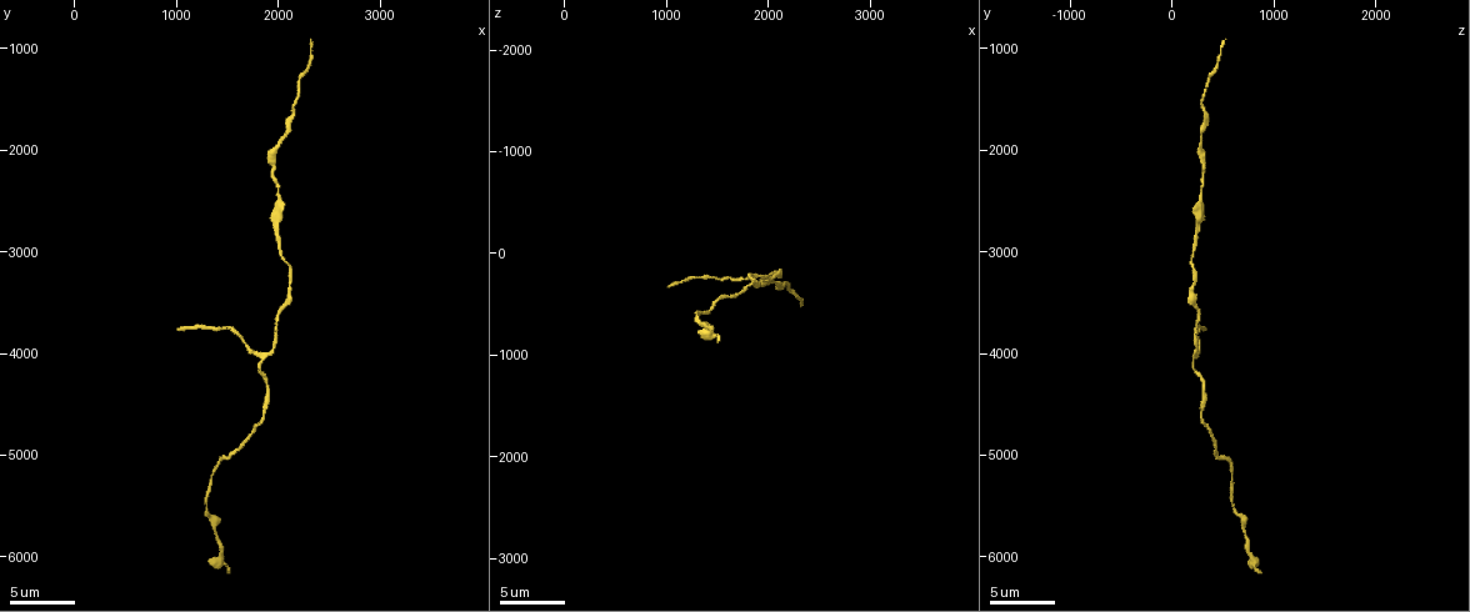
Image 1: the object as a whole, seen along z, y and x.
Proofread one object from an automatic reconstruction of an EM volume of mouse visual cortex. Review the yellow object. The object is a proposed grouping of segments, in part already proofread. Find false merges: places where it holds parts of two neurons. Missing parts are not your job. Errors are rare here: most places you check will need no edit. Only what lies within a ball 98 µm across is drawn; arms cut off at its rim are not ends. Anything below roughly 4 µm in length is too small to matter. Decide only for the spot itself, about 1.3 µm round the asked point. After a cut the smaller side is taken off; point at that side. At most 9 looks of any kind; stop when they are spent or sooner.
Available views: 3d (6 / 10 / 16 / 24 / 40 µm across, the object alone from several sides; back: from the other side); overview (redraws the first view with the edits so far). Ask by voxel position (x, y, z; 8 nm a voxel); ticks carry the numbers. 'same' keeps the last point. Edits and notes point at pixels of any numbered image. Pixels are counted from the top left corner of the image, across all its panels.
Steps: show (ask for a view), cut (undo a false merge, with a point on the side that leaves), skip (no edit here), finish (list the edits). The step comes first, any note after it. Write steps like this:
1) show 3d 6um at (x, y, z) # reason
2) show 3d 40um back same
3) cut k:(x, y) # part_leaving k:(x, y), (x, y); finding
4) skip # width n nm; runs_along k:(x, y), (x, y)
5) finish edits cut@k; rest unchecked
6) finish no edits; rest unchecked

show 3d 10um at (1980, 2780, 240) # calibre changes

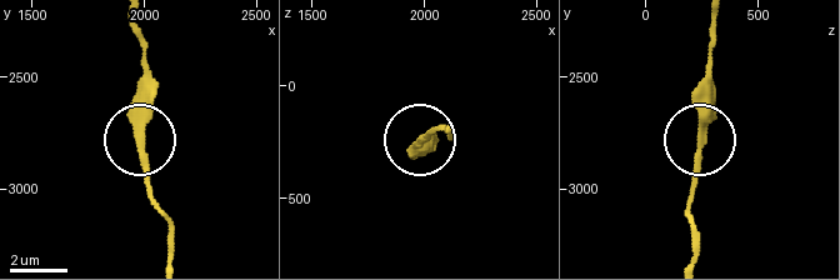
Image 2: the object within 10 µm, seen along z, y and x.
show 3d 10um back at (1990, 2800, 240) # other side

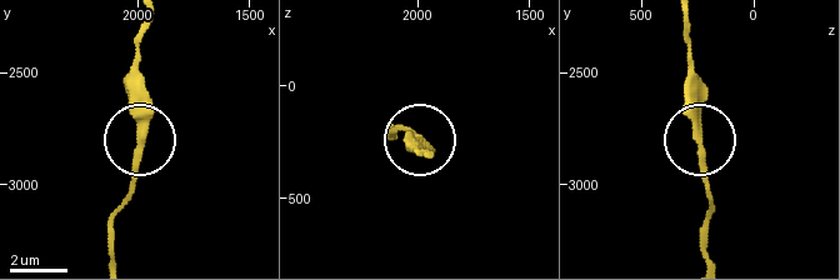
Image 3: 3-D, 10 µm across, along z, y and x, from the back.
skip # runs_along 3:(706, 255), (701, 226), (709, 190), (695, 64); one neuron here

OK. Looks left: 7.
show 3d 6um at (1980, 2240, 320) # sudden change in width

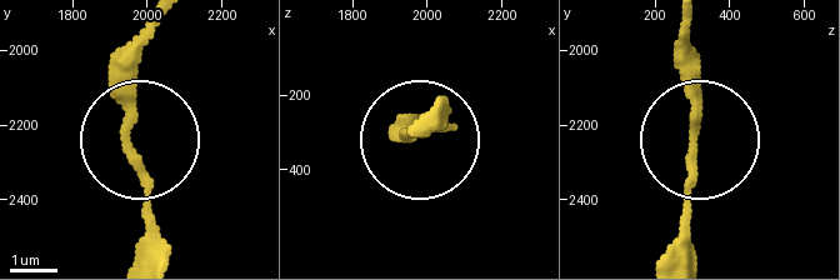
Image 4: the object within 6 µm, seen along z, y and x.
show 3d 6um back at (1940, 2230, 300)

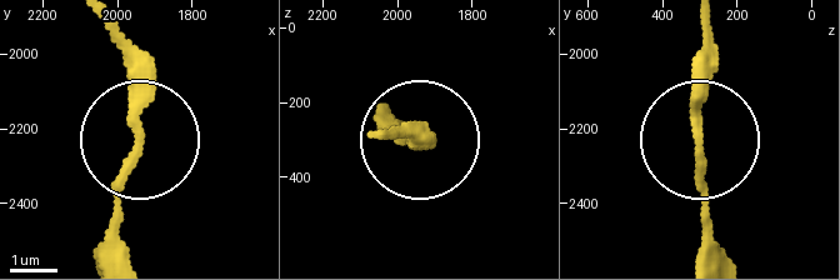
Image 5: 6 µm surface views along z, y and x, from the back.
skip # all the same neuron

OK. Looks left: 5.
show 3d 10um at (1280, 5480, 580) # sudden change in width

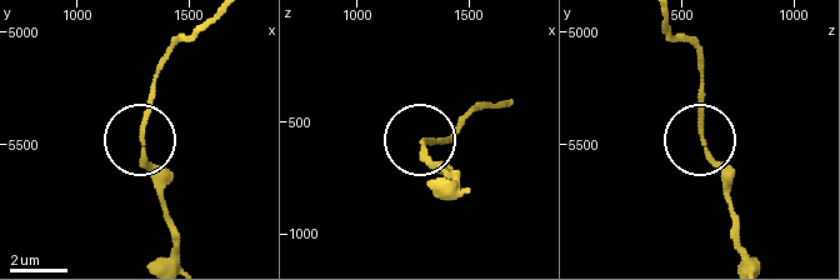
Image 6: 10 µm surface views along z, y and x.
show 3d 10um back at (1310, 5500, 590)

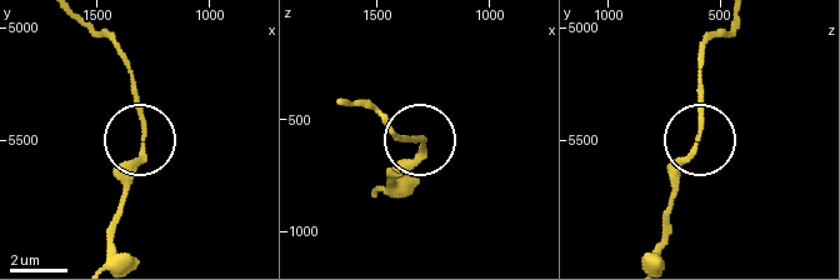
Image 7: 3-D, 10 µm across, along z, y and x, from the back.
skip # runs_along 7:(730, 23), (701, 59), (701, 130), (668, 214); one neuron here

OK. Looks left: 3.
show 3d 16um at (1820, 4060, 240) # three-way junction

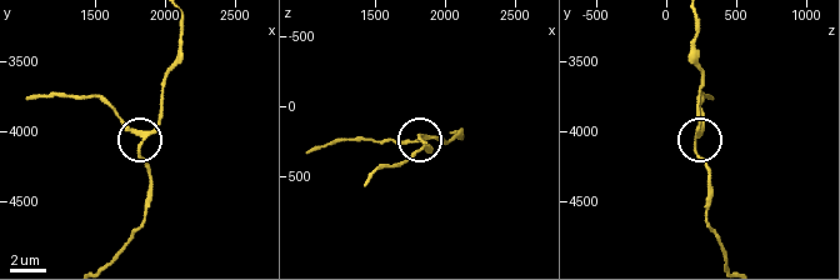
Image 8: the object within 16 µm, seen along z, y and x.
cut 8:(123, 124) # part_leaving 8:(146, 134), (94, 98), (29, 98); a second neuron is stuck on

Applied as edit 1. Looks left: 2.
finish edits cut@8; rest unchecked

